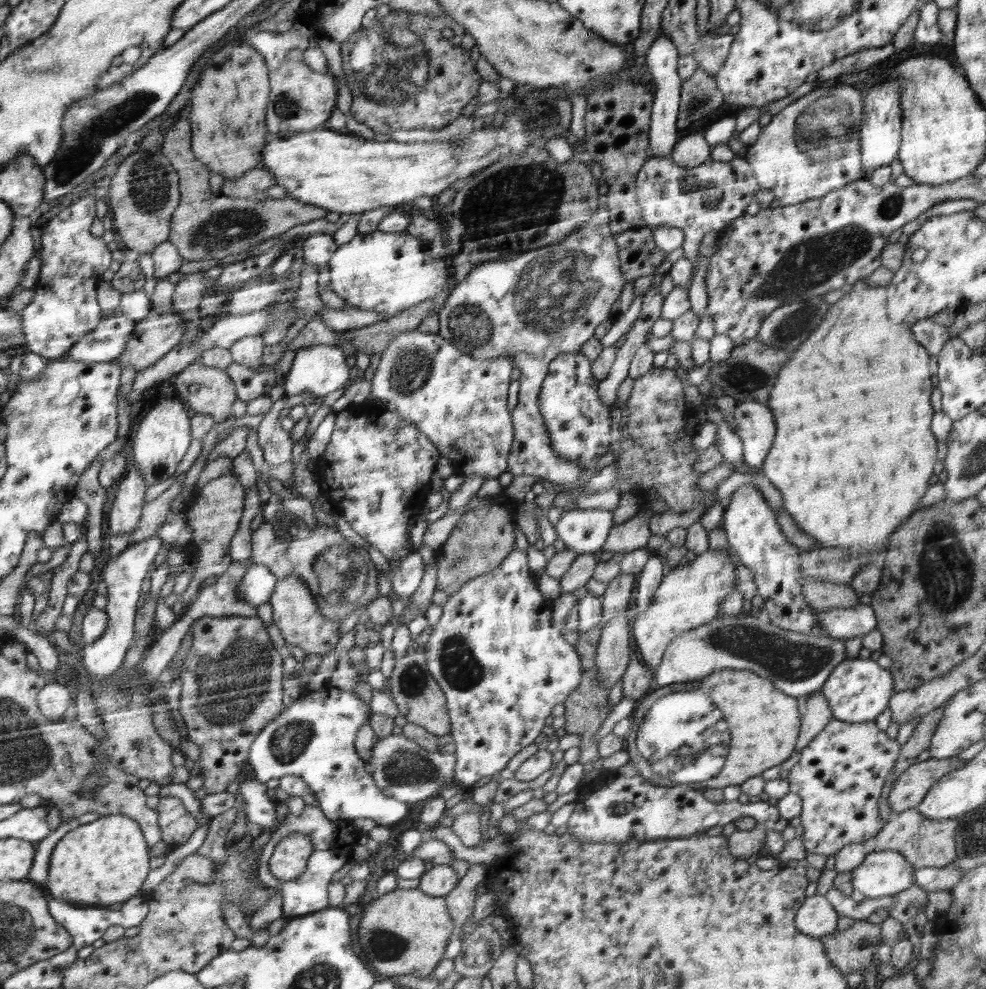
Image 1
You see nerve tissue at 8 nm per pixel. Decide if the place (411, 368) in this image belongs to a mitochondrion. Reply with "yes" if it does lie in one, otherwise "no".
yes

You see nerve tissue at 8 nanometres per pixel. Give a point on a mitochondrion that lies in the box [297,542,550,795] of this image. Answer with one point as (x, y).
(461, 667)

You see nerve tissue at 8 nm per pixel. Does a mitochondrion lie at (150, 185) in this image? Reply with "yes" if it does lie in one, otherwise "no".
yes

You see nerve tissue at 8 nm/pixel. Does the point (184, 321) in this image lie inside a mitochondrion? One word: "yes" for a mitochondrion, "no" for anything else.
no

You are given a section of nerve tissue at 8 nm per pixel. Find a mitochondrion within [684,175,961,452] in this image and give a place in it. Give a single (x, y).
(816, 261)

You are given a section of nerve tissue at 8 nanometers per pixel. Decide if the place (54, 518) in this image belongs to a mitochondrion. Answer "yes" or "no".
no

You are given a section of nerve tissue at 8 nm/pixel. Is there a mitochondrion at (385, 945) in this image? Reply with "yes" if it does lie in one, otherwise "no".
yes

